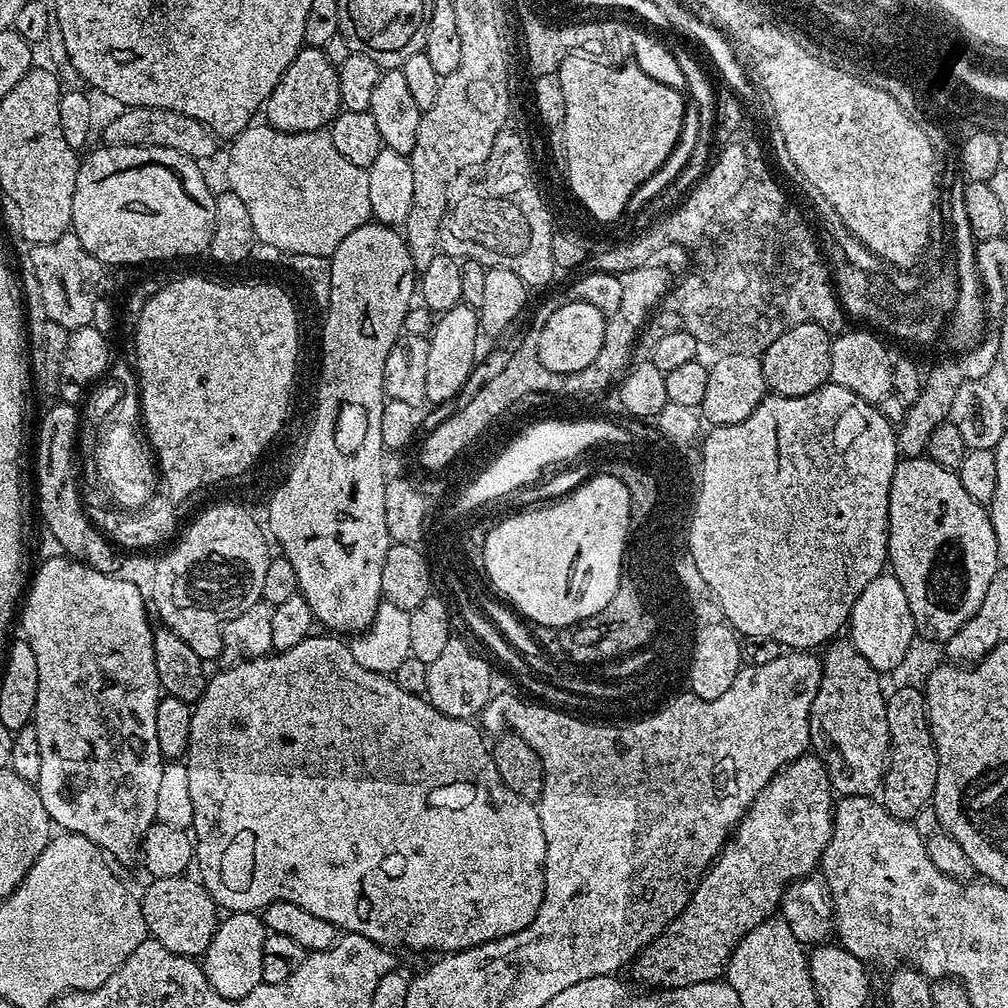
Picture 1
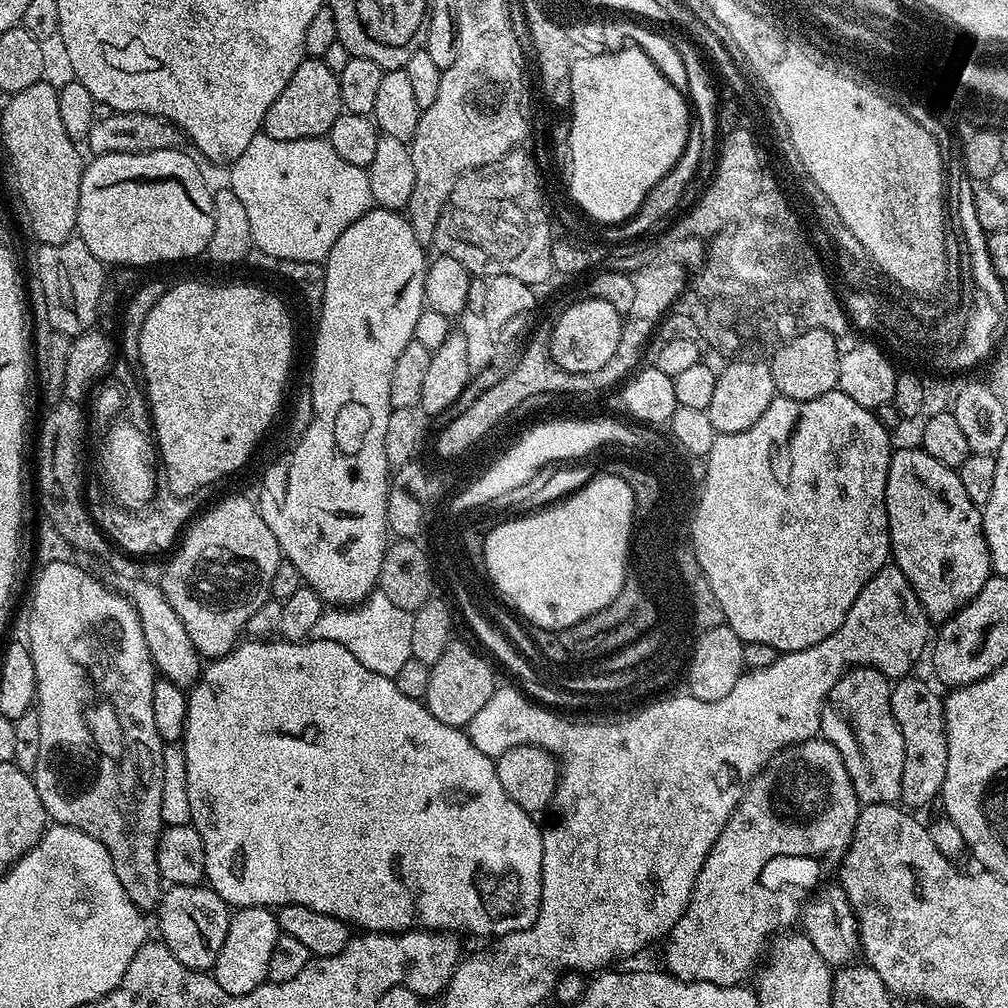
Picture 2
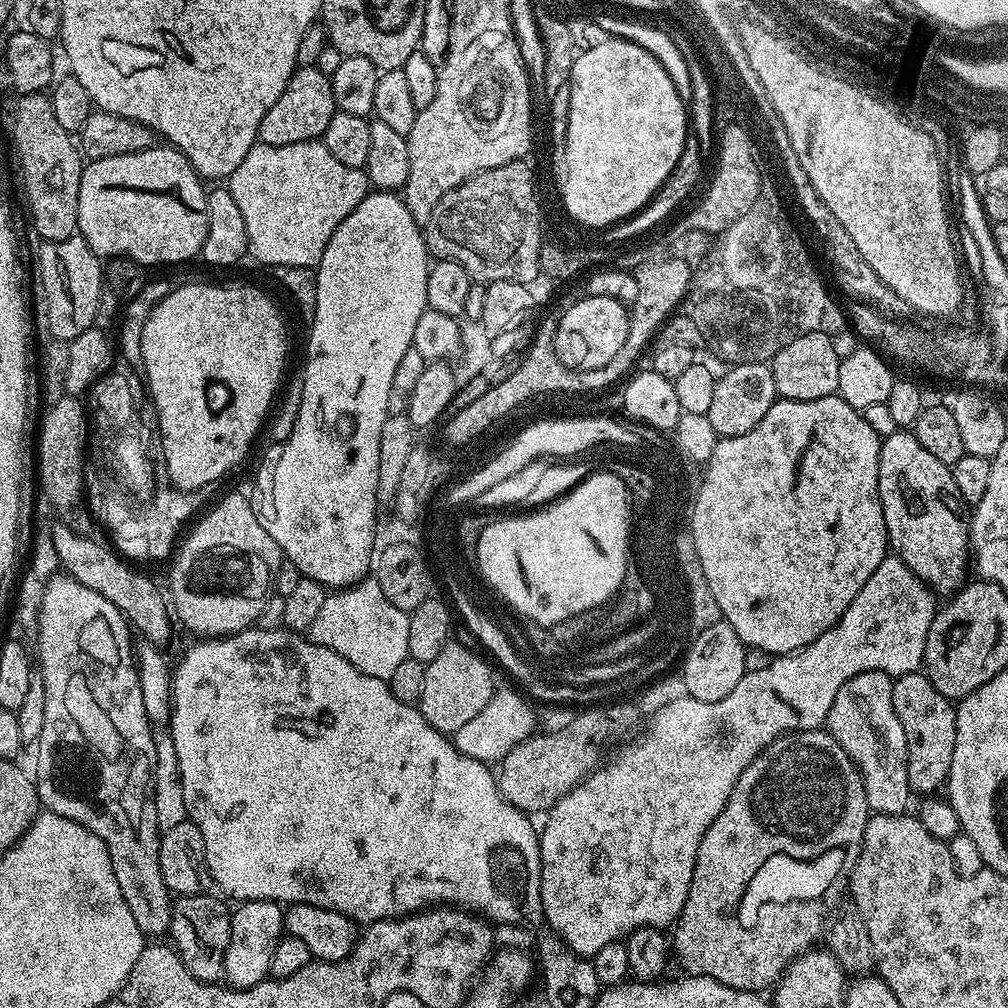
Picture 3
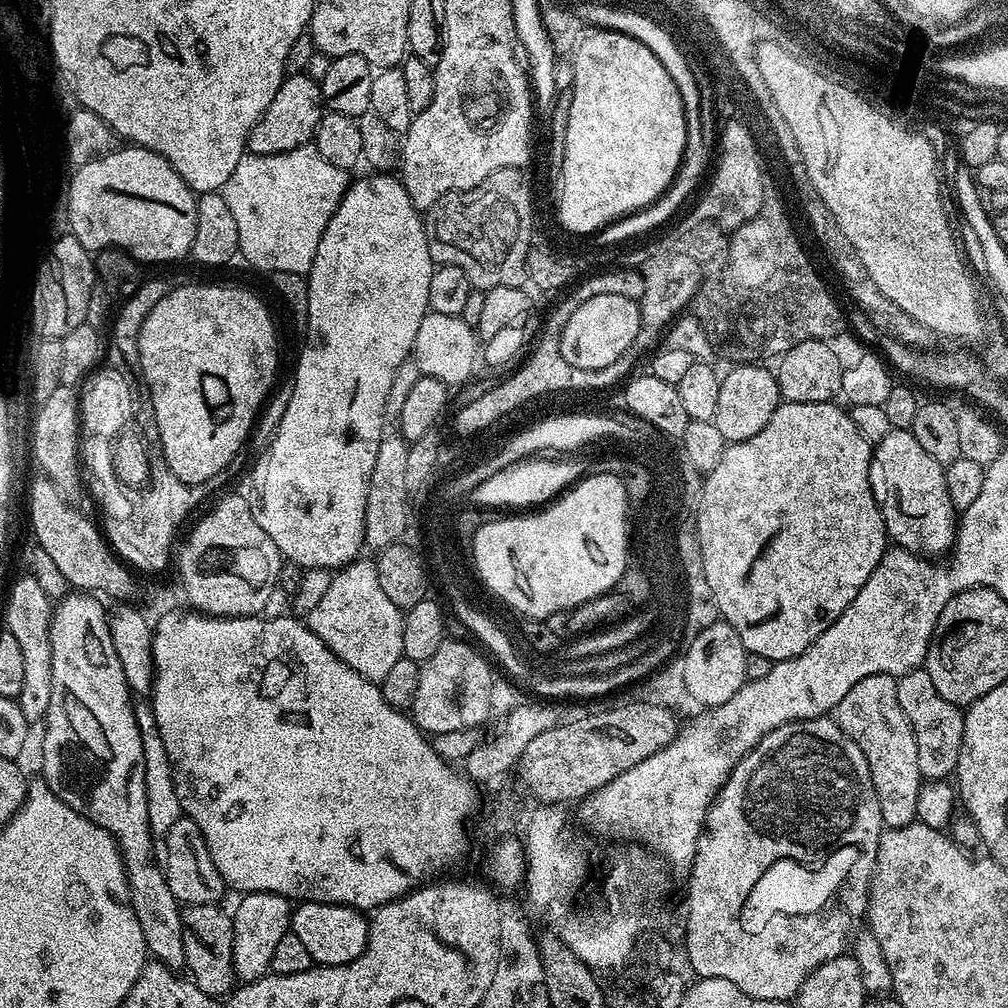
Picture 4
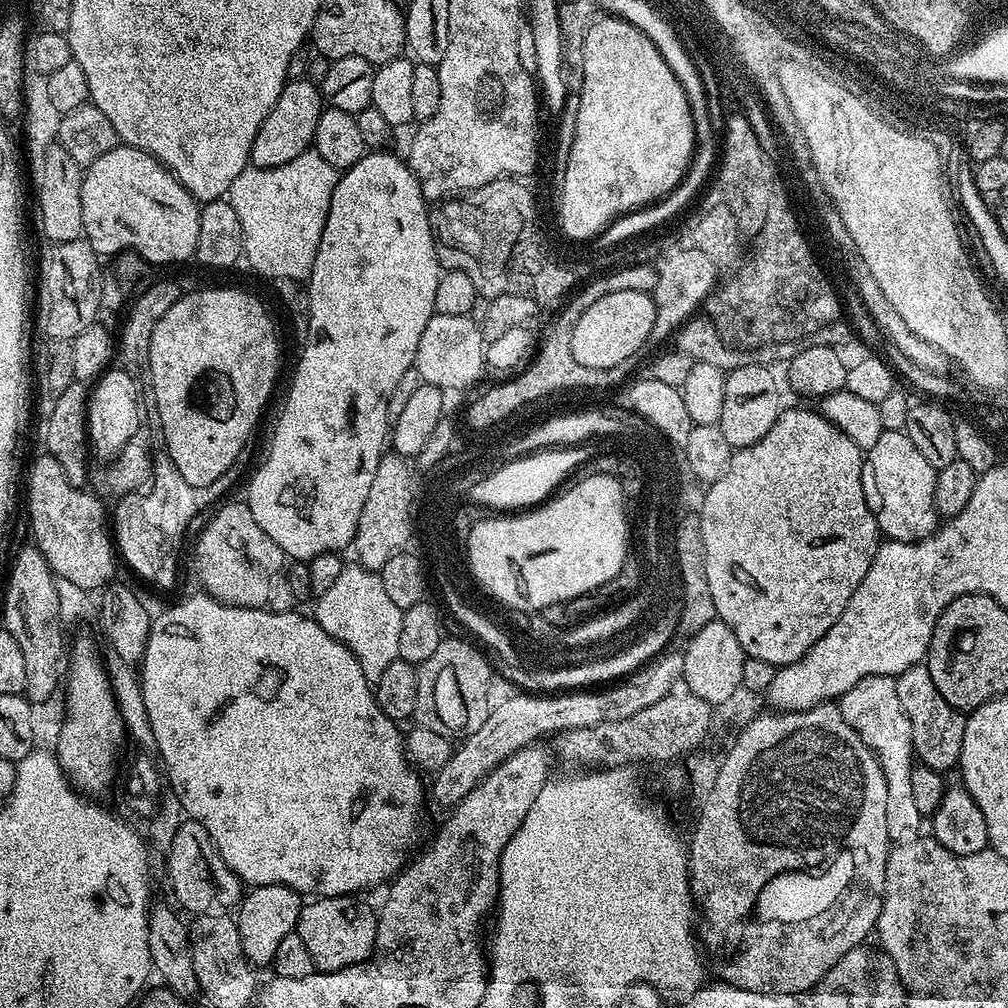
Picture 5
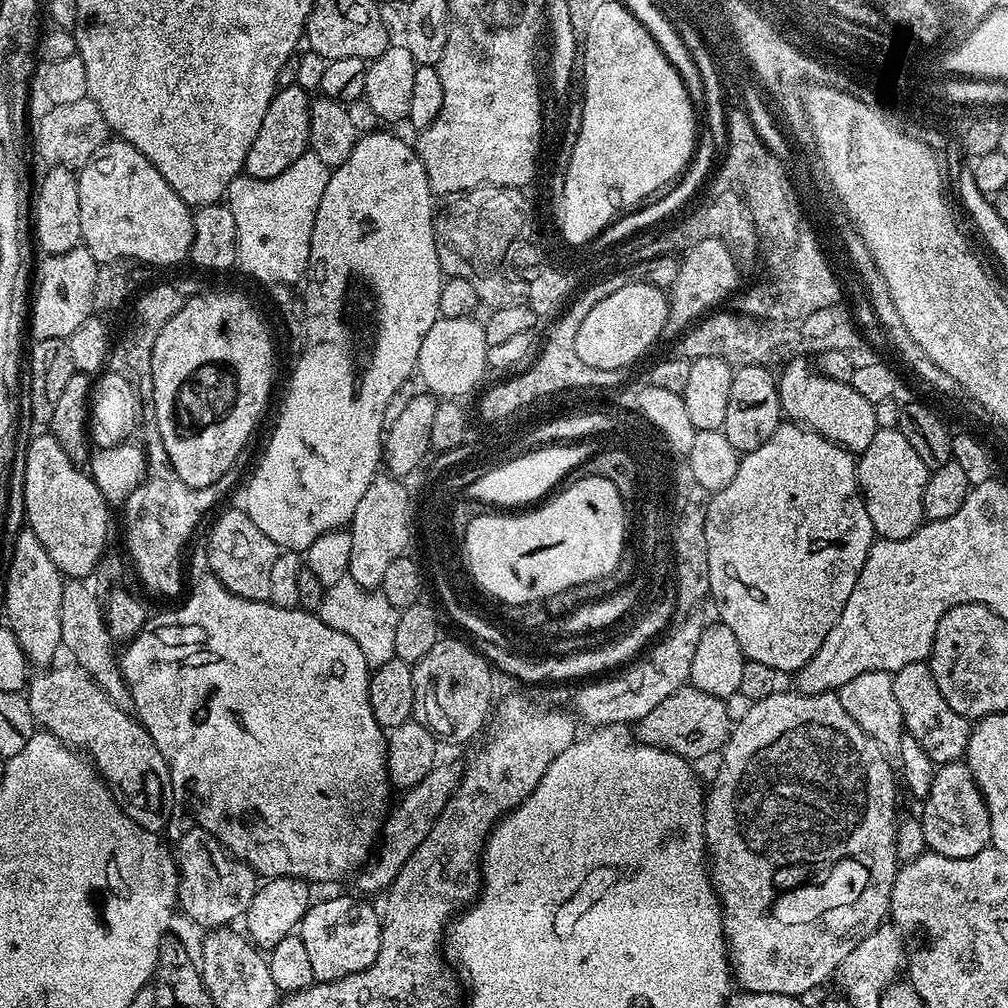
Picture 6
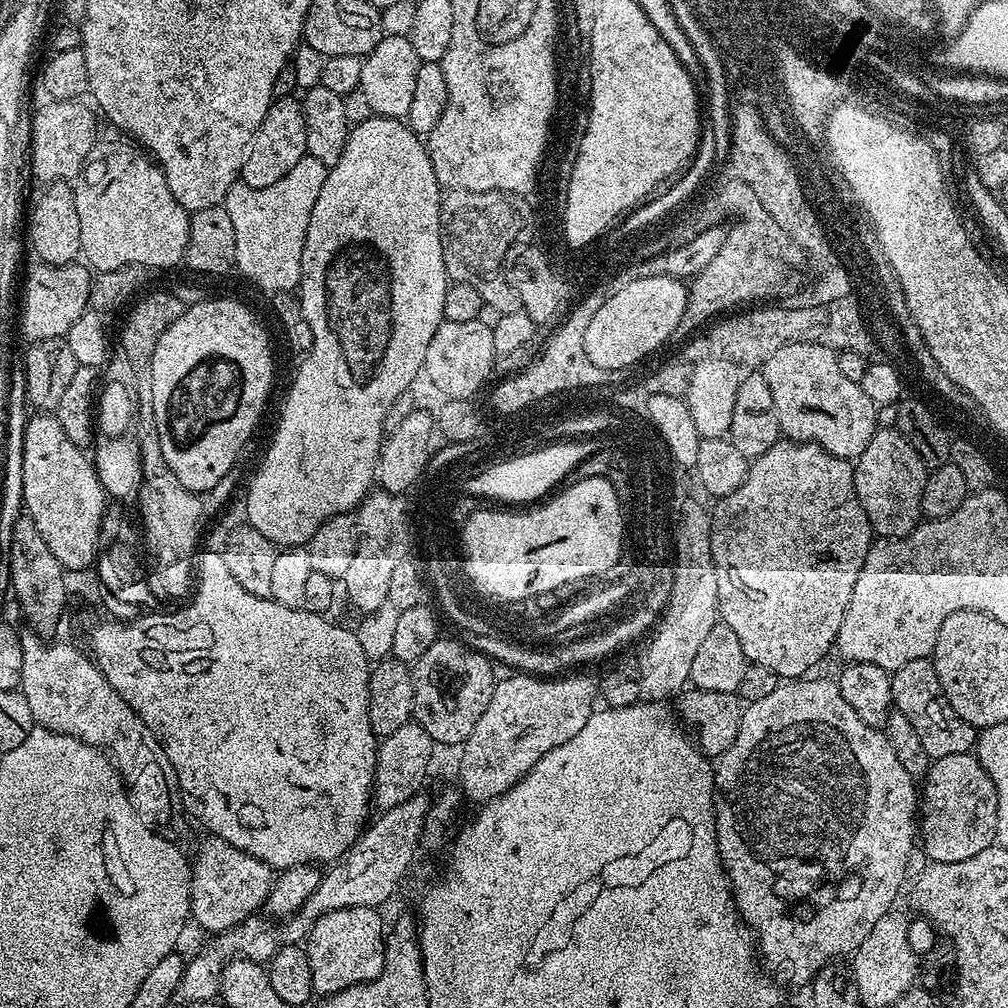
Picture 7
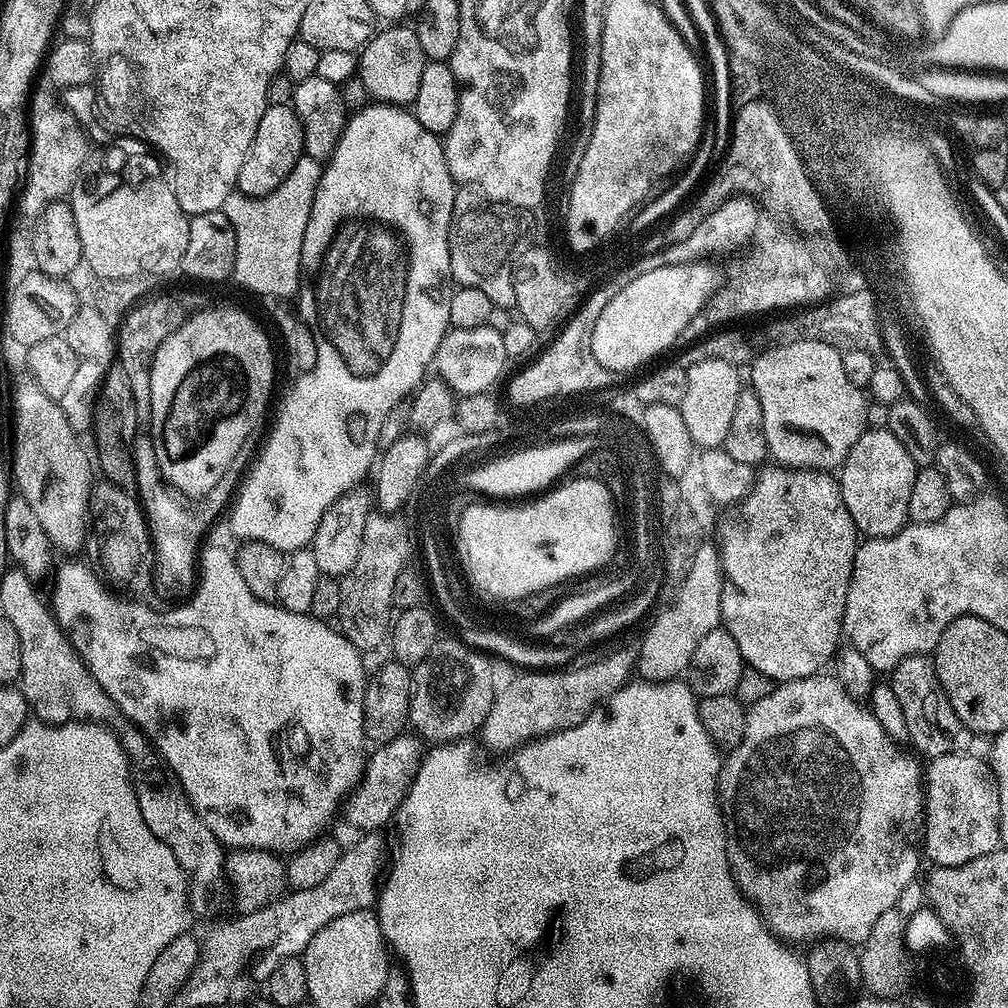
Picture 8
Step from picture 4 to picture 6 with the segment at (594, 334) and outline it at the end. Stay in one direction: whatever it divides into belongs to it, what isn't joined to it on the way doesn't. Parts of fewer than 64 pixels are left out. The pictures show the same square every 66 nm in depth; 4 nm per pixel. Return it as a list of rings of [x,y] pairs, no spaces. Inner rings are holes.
[[[630,283],[622,286],[622,290],[614,290],[590,314],[586,314],[582,326],[578,330],[578,339],[574,350],[578,350],[578,358],[586,362],[586,366],[594,366],[598,370],[614,370],[615,368],[627,369],[652,343],[658,341],[664,335],[666,318],[668,317],[668,297],[663,287],[655,283]]]

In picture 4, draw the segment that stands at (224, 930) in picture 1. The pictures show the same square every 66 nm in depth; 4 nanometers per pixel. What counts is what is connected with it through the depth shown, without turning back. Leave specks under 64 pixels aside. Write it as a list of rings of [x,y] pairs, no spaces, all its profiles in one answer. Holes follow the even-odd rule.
[[[250,892],[239,897],[240,905],[236,912],[231,913],[232,917],[232,968],[236,971],[236,979],[240,982],[251,982],[260,980],[263,976],[269,975],[274,958],[274,949],[278,946],[278,941],[290,930],[292,922],[293,901],[285,896],[270,894],[269,892]]]

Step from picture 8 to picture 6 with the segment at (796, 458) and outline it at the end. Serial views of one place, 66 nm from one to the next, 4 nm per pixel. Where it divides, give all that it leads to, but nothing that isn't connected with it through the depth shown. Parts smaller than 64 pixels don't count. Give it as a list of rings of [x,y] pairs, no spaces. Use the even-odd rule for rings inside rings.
[[[792,358],[783,365],[784,373],[779,373],[778,376],[781,413],[789,421],[833,440],[853,454],[864,452],[866,446],[874,442],[877,429],[876,405],[862,398],[862,394],[858,394],[858,390],[854,390],[851,383],[834,380],[816,370],[811,372],[808,363],[804,358]]]

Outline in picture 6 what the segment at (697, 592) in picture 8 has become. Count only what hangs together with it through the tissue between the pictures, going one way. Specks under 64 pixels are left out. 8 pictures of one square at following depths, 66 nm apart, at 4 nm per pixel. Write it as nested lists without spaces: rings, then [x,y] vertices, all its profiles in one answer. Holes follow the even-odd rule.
[[[696,620],[673,623],[663,636],[627,664],[615,669],[611,674],[601,675],[598,682],[581,683],[581,688],[572,696],[571,711],[581,721],[584,719],[586,723],[592,724],[588,726],[593,729],[609,724],[639,724],[642,718],[646,718],[646,714],[650,714],[650,710],[654,710],[654,706],[662,706],[665,698],[670,698],[670,694],[691,681],[690,666],[694,663],[694,649],[698,646],[698,638],[702,638],[704,630],[705,625]]]

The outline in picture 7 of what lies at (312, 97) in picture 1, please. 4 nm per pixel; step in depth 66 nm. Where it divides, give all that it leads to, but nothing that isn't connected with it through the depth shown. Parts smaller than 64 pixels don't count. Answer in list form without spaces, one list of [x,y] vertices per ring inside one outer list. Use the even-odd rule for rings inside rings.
[[[295,95],[273,99],[272,105],[266,110],[266,118],[262,118],[262,126],[258,126],[252,144],[248,147],[248,155],[240,167],[239,179],[246,186],[270,186],[278,182],[278,178],[290,174],[295,164],[306,155],[308,147],[303,103]]]

